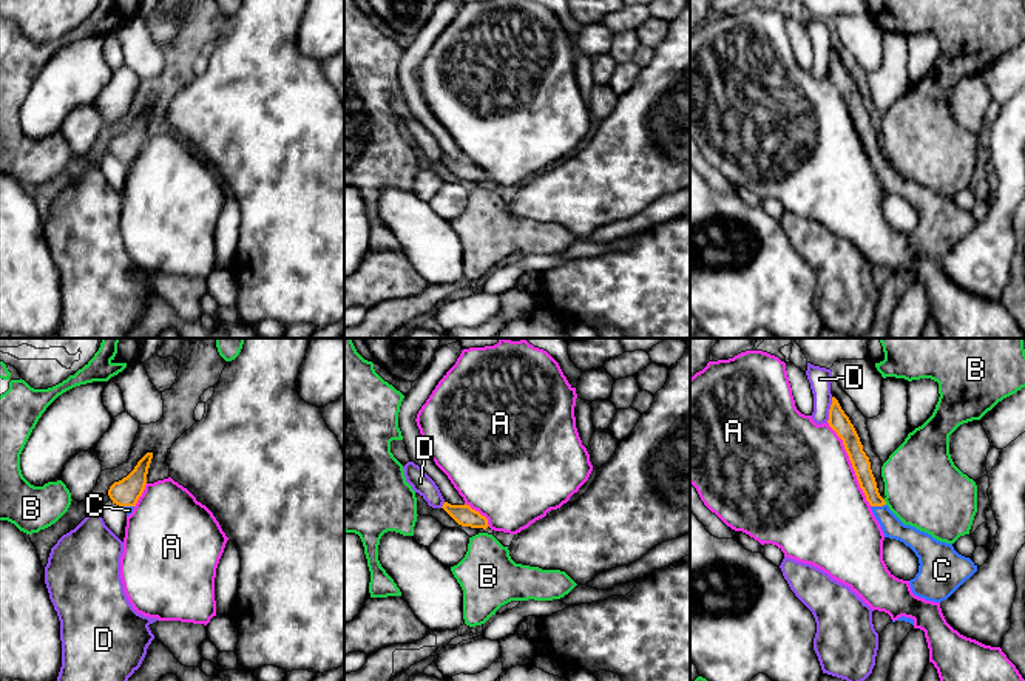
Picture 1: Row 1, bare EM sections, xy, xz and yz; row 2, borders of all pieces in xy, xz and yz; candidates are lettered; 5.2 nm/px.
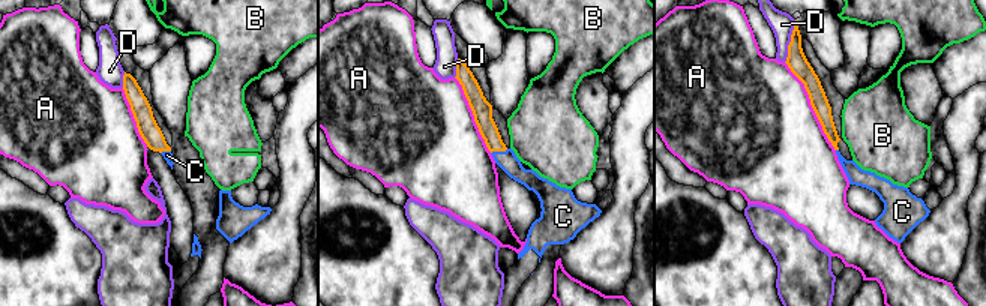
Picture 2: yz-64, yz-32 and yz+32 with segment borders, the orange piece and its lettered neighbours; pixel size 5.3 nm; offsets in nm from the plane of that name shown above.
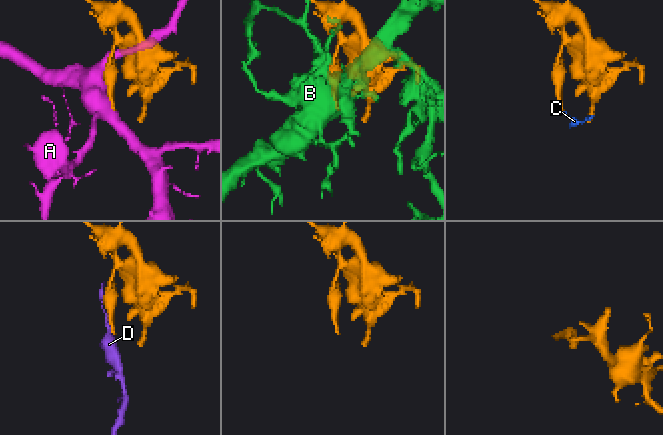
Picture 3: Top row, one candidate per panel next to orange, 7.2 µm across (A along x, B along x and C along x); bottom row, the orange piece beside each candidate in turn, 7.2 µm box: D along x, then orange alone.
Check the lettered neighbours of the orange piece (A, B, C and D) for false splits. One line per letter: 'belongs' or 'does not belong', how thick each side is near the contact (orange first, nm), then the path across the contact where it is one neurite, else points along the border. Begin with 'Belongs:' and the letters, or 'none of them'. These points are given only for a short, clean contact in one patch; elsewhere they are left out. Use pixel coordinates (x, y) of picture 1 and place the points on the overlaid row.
Belongs: C
A: does not belong | 100/500 nm
B: does not belong | 100/400 nm
C: belongs | 100/110 nm
D: does not belong | 100/120 nm

